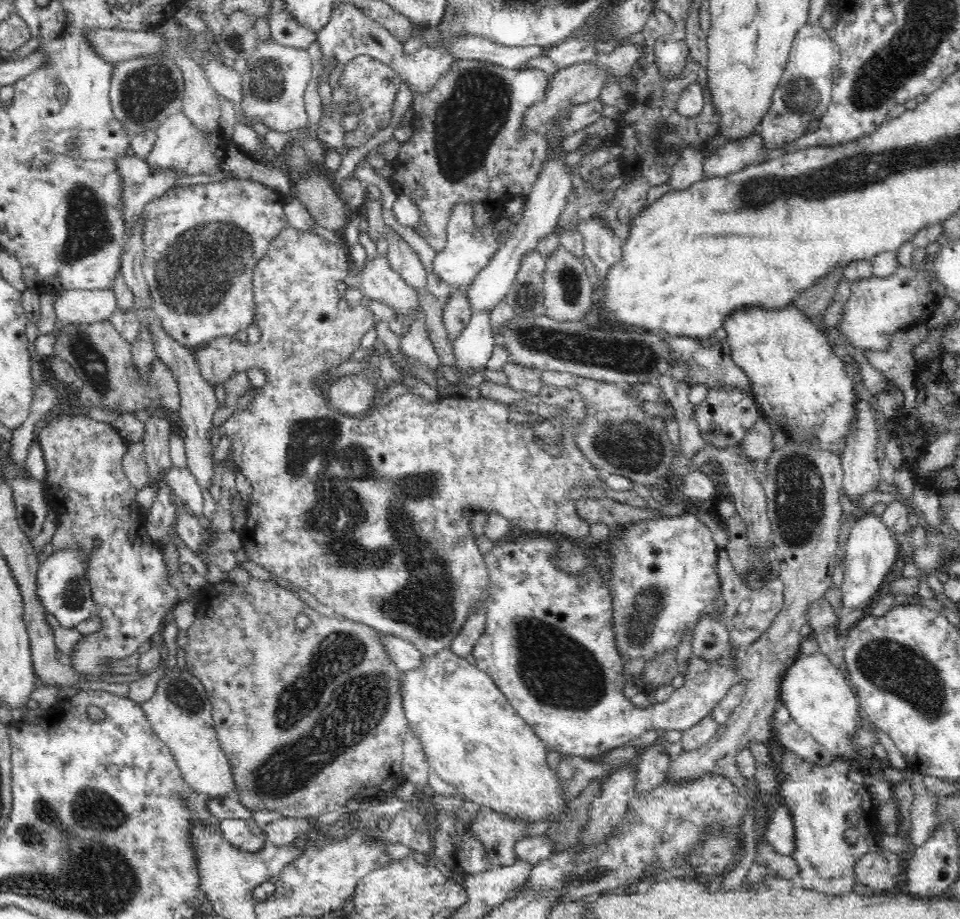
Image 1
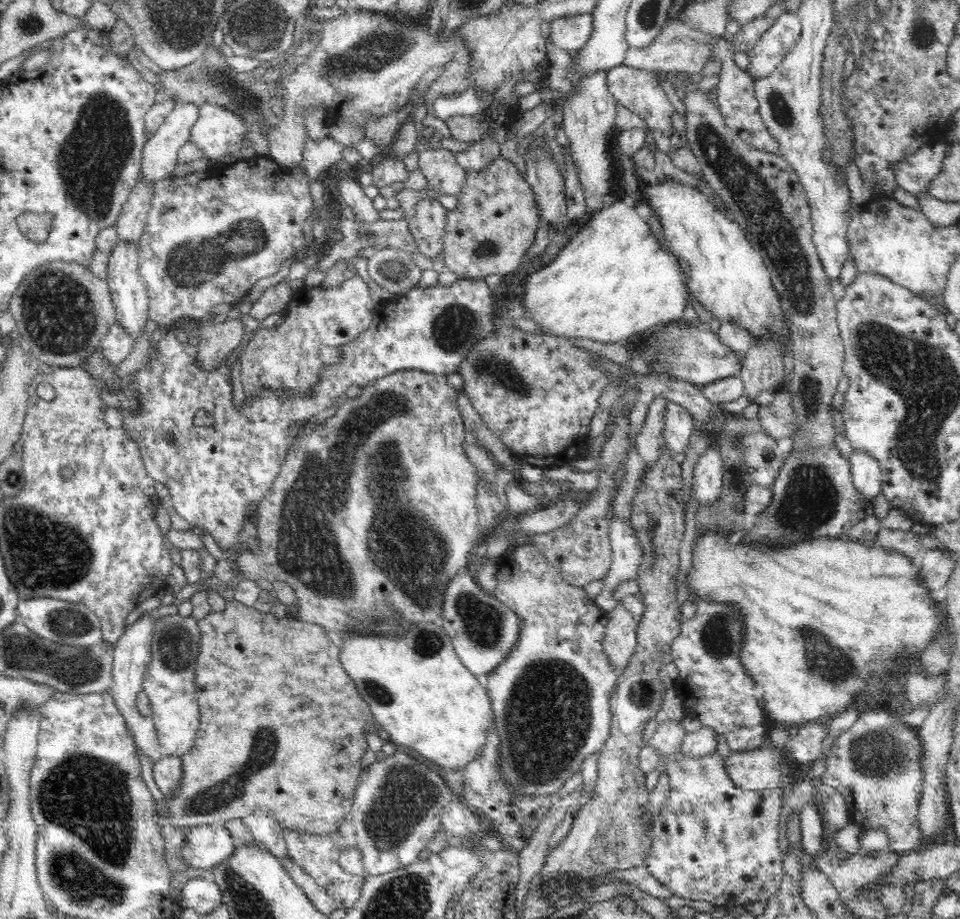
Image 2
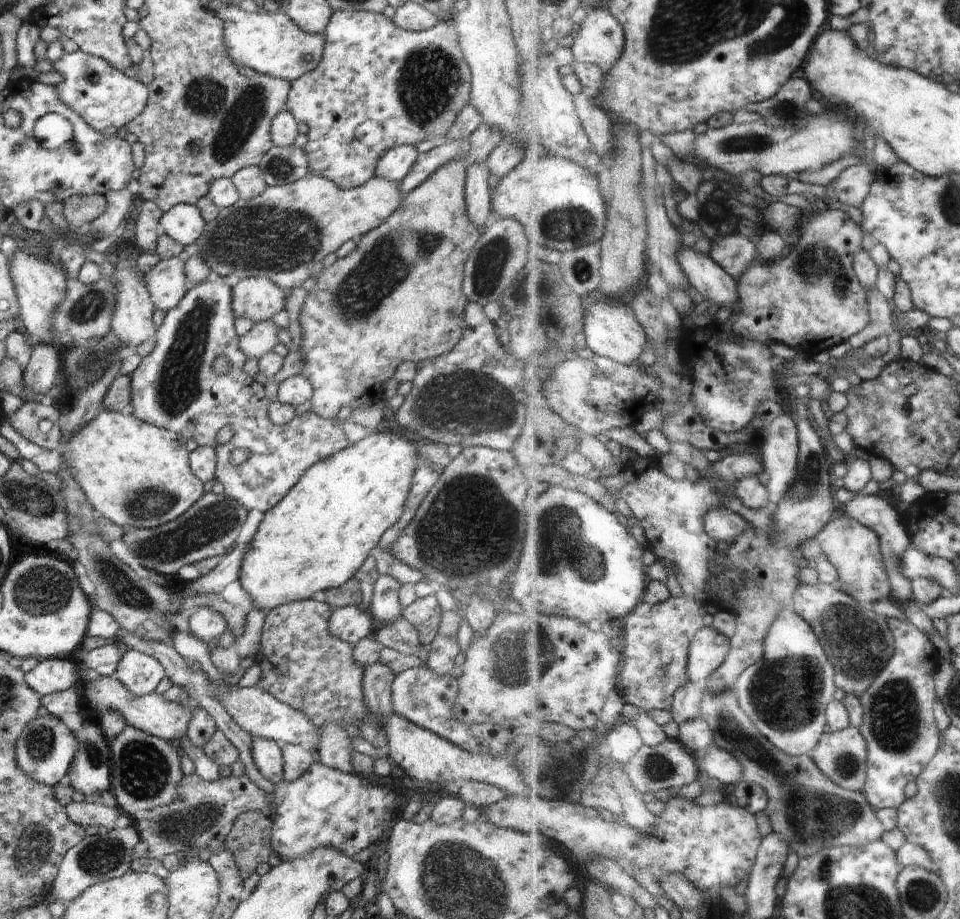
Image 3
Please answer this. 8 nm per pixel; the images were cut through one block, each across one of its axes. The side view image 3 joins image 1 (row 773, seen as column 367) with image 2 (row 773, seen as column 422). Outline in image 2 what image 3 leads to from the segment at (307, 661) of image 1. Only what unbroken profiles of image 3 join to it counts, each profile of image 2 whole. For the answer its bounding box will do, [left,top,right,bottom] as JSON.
[155,600,380,835]

